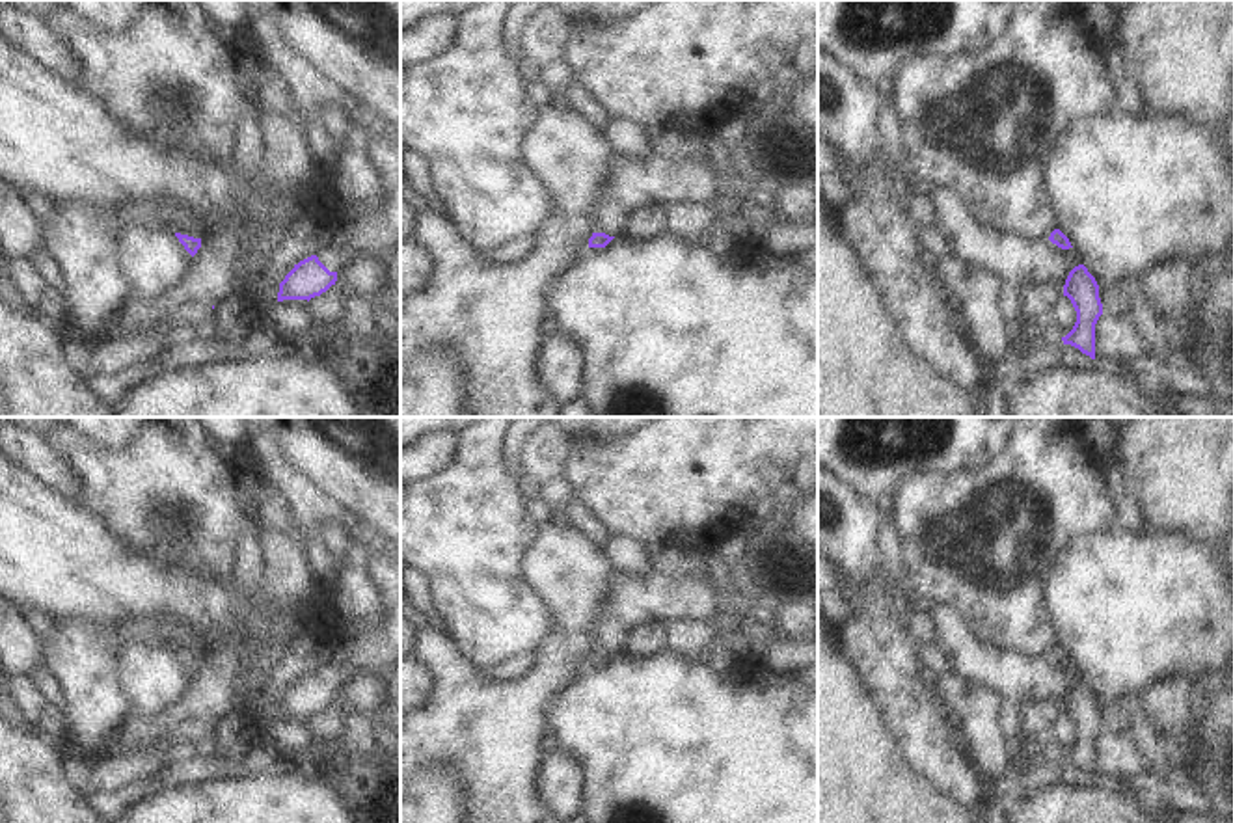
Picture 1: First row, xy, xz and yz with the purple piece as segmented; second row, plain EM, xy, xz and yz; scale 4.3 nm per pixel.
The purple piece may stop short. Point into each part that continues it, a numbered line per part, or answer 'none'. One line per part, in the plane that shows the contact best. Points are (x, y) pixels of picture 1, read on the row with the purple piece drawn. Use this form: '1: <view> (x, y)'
none

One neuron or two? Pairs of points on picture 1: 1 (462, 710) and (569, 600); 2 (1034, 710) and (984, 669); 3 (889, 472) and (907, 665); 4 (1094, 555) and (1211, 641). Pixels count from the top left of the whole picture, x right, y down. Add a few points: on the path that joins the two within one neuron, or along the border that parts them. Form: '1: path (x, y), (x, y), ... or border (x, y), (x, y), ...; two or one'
1: path (501, 710), (507, 710), (567, 650), (569, 639); one
2: border (1017, 702), (1055, 699), (1062, 706); two
3: border (839, 479), (878, 501); two
4: path (1124, 585), (1142, 604), (1170, 604), (1181, 611); one

